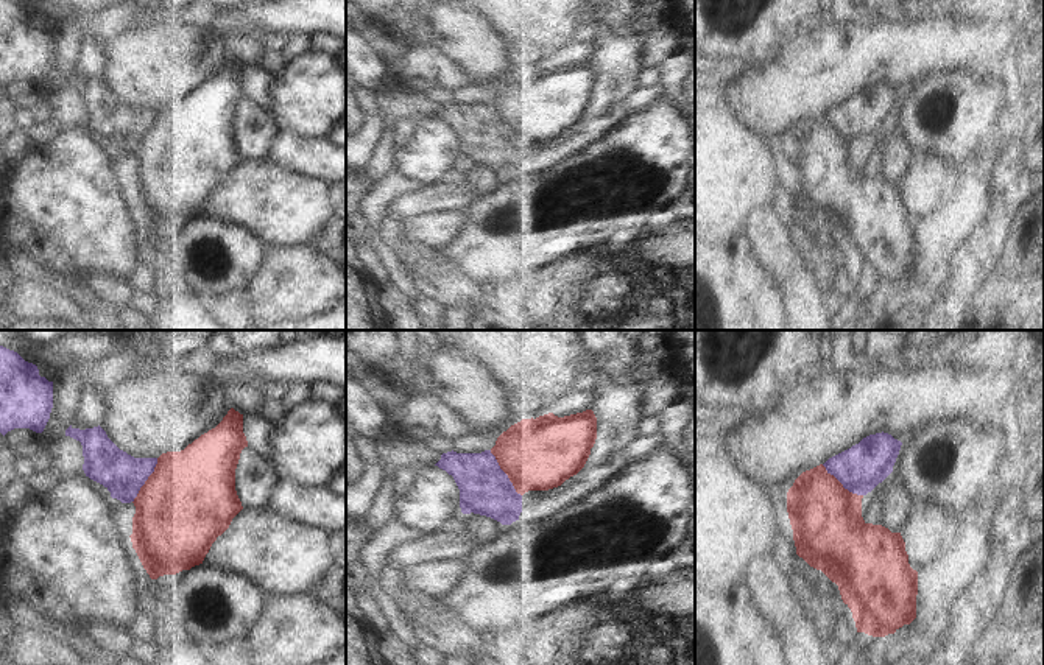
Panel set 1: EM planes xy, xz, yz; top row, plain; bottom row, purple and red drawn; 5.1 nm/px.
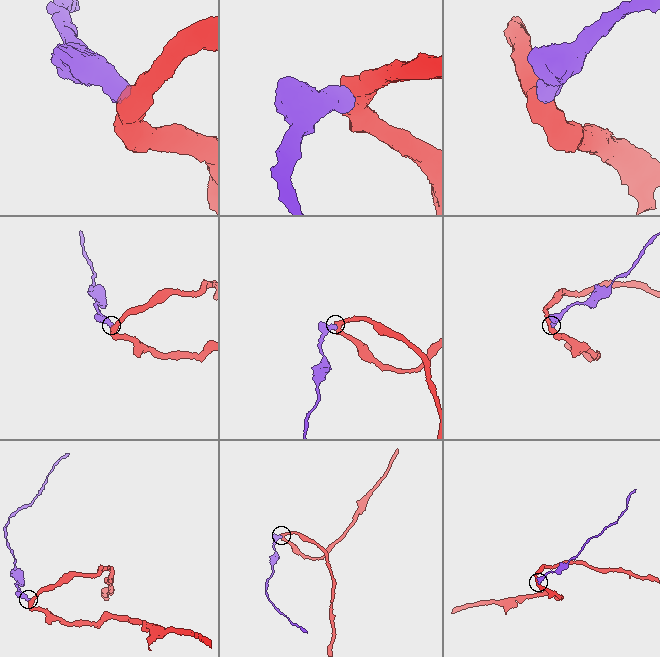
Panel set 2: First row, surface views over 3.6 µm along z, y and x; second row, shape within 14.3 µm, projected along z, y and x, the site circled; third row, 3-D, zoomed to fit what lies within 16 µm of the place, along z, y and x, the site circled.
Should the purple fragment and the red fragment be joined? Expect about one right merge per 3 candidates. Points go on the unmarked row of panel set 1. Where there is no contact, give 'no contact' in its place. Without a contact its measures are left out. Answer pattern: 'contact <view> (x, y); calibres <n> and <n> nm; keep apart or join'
contact xz (505, 125); calibres 260 and 380 nm; keep apart

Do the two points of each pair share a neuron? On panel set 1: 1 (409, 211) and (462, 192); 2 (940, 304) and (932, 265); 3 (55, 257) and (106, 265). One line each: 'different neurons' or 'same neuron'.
1: same neuron
2: different neurons
3: same neuron

